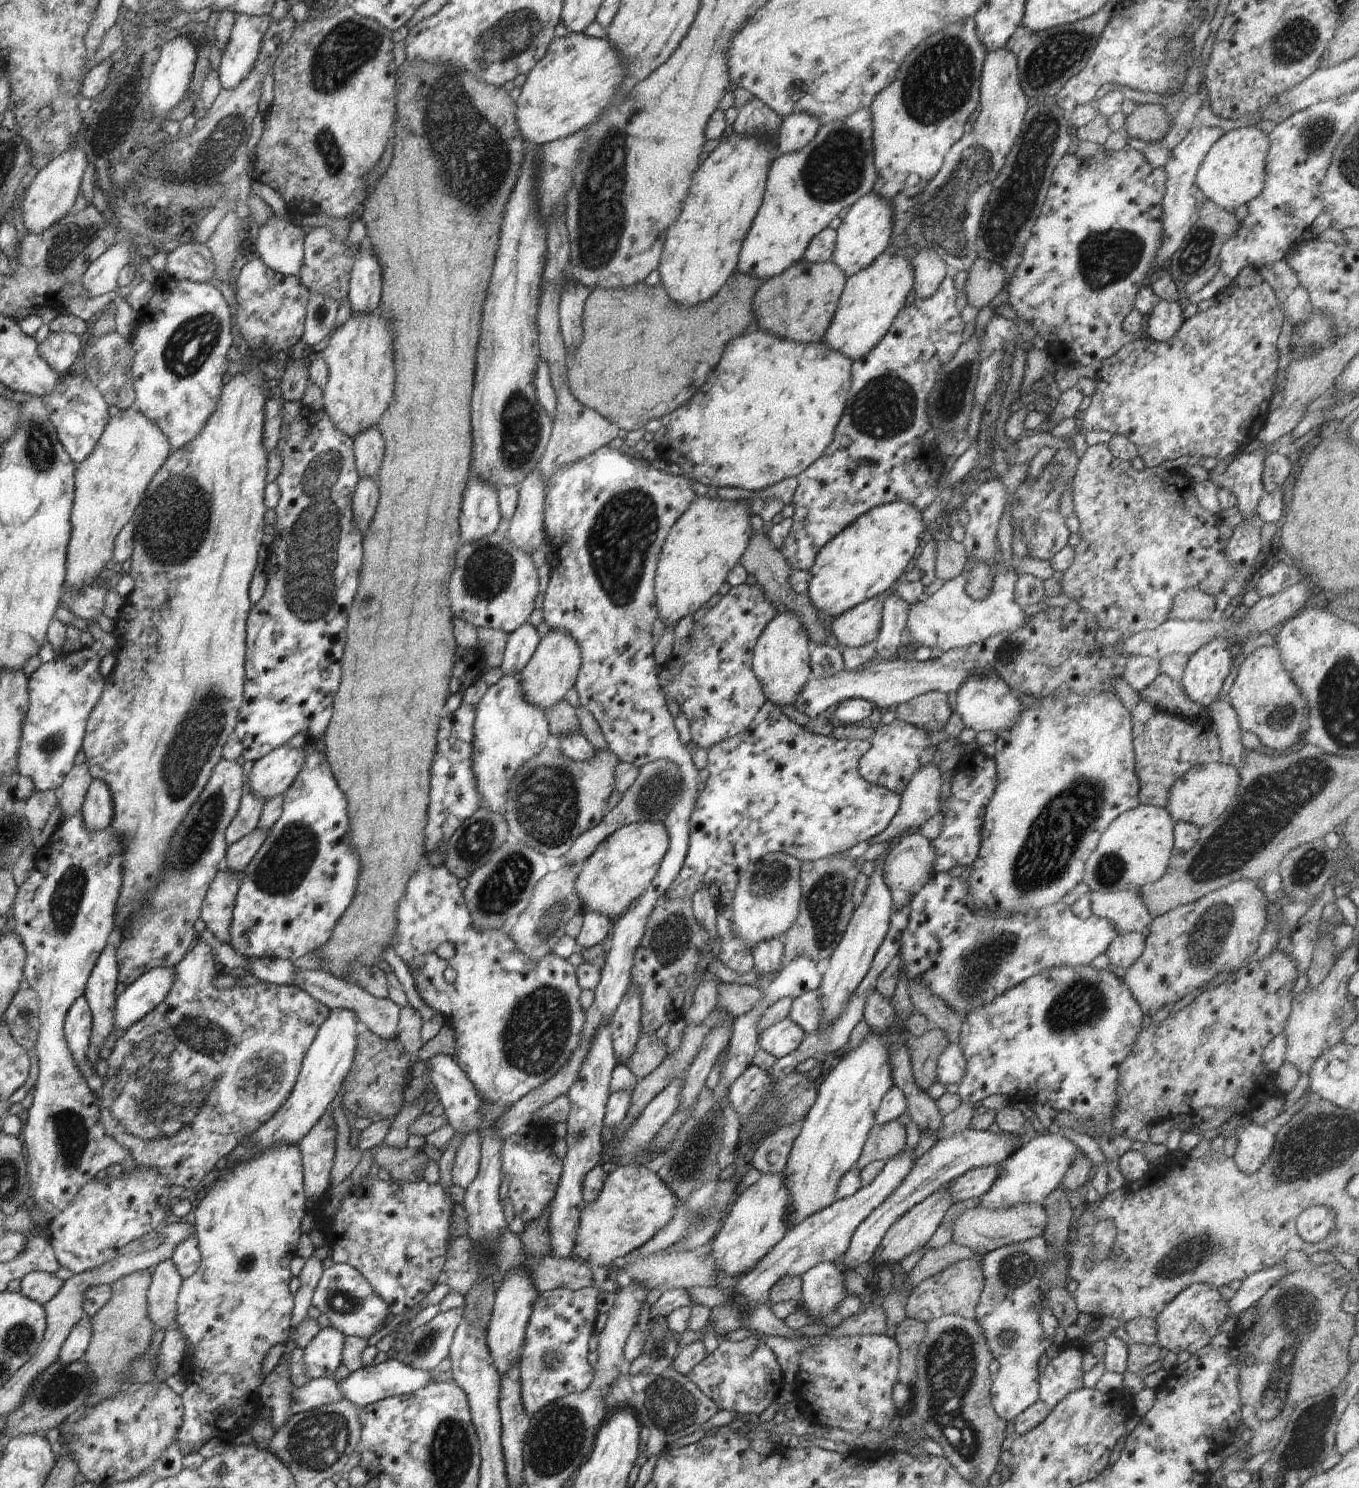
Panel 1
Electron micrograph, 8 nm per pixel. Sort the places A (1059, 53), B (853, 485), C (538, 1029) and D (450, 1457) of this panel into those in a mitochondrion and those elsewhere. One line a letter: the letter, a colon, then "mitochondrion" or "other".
A: mitochondrion
B: other
C: mitochondrion
D: mitochondrion

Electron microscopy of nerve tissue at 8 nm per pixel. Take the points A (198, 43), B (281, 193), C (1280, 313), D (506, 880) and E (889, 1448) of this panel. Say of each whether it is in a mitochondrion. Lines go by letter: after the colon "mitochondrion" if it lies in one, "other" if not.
A: other
B: other
C: other
D: mitochondrion
E: other

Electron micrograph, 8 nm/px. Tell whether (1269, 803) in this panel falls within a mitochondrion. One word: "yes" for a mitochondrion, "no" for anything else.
yes

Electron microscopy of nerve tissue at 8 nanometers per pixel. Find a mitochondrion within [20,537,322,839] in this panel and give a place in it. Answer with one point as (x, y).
(192, 746)

